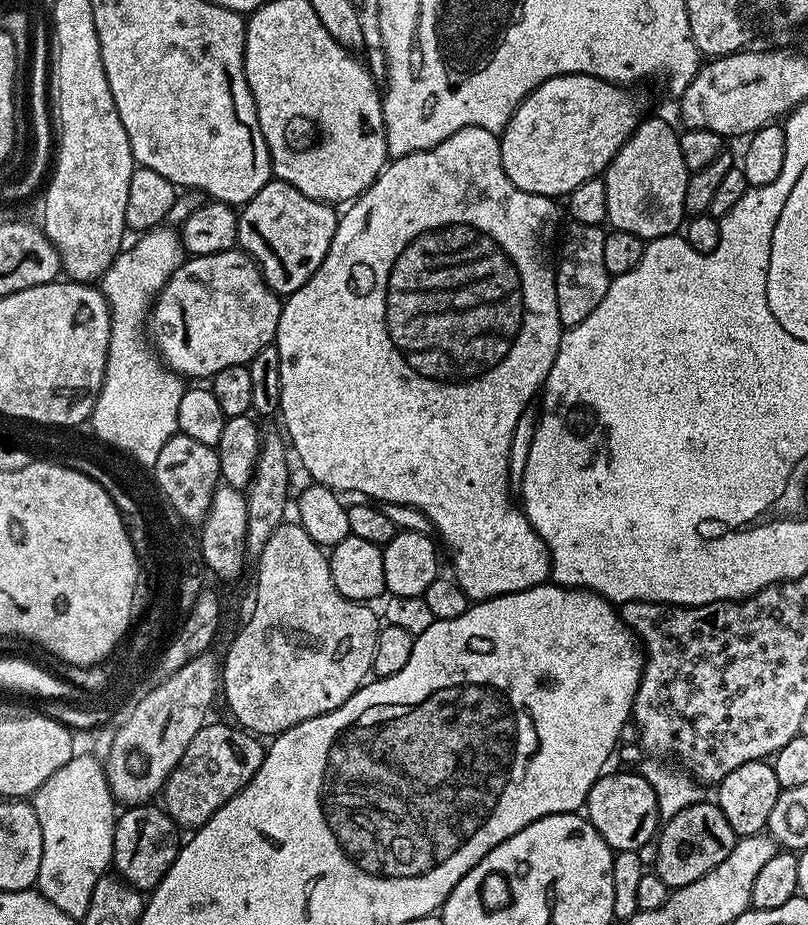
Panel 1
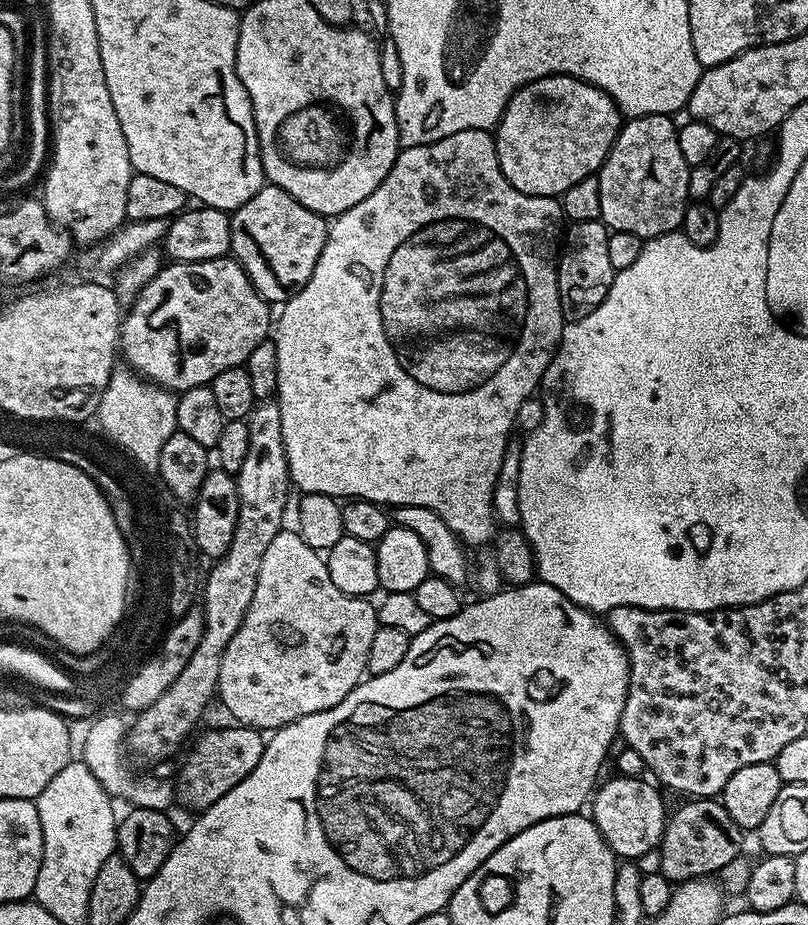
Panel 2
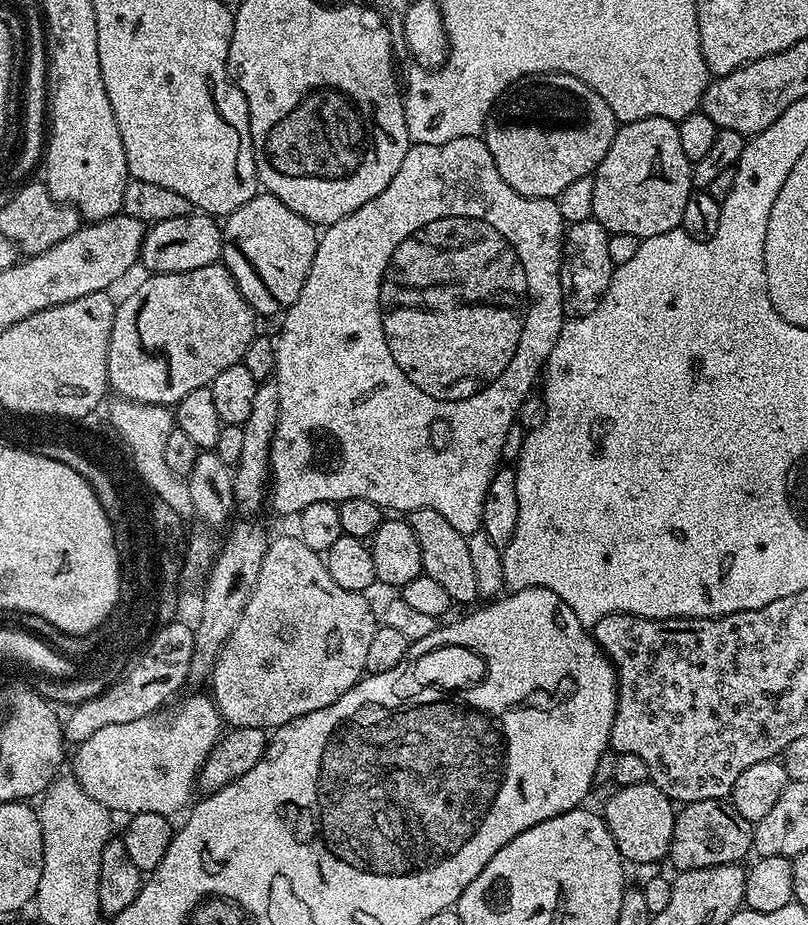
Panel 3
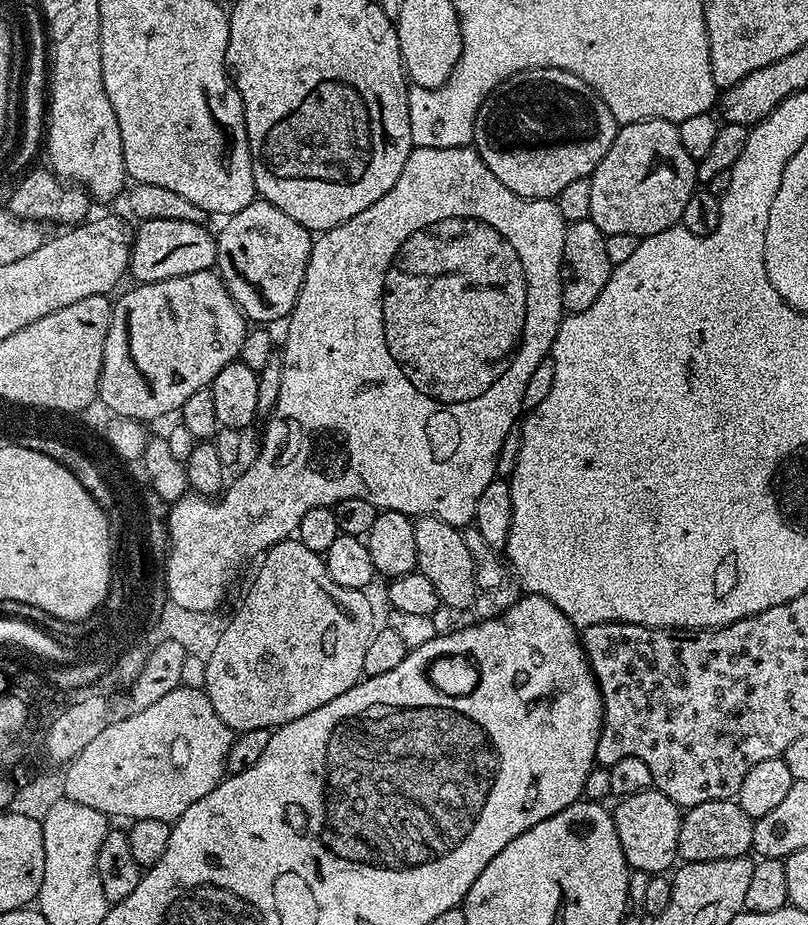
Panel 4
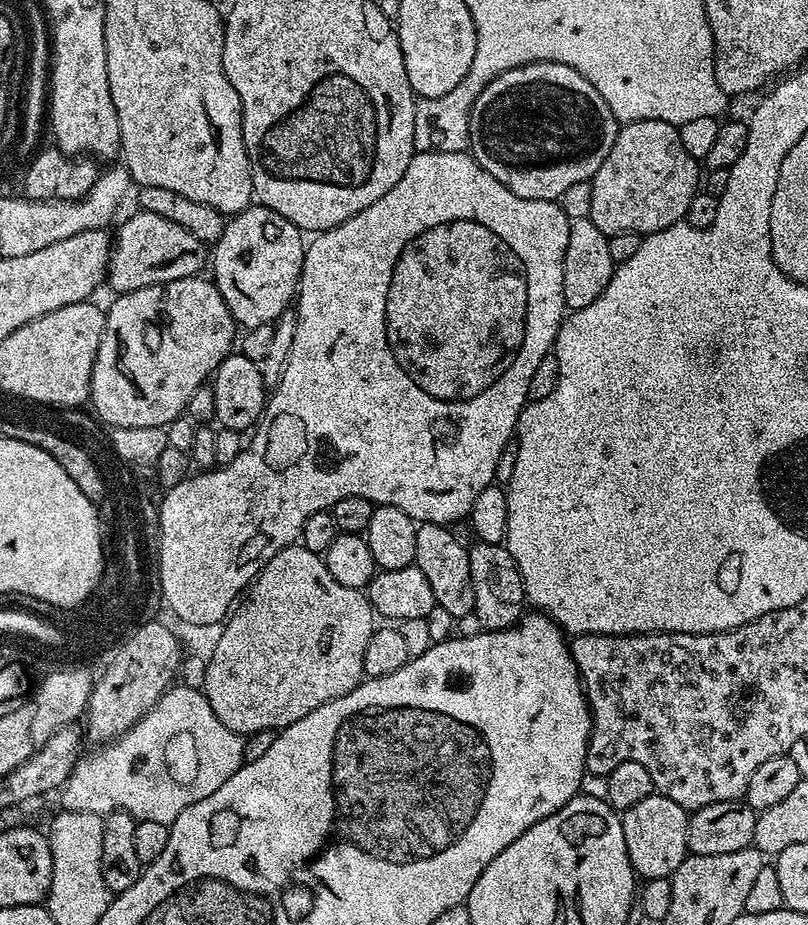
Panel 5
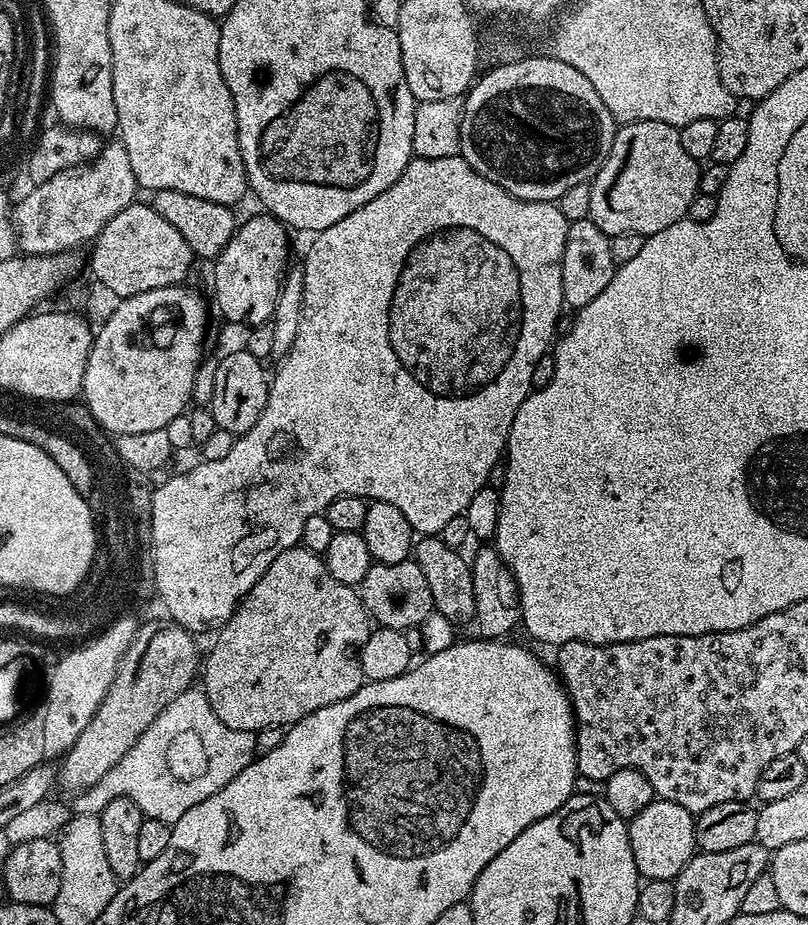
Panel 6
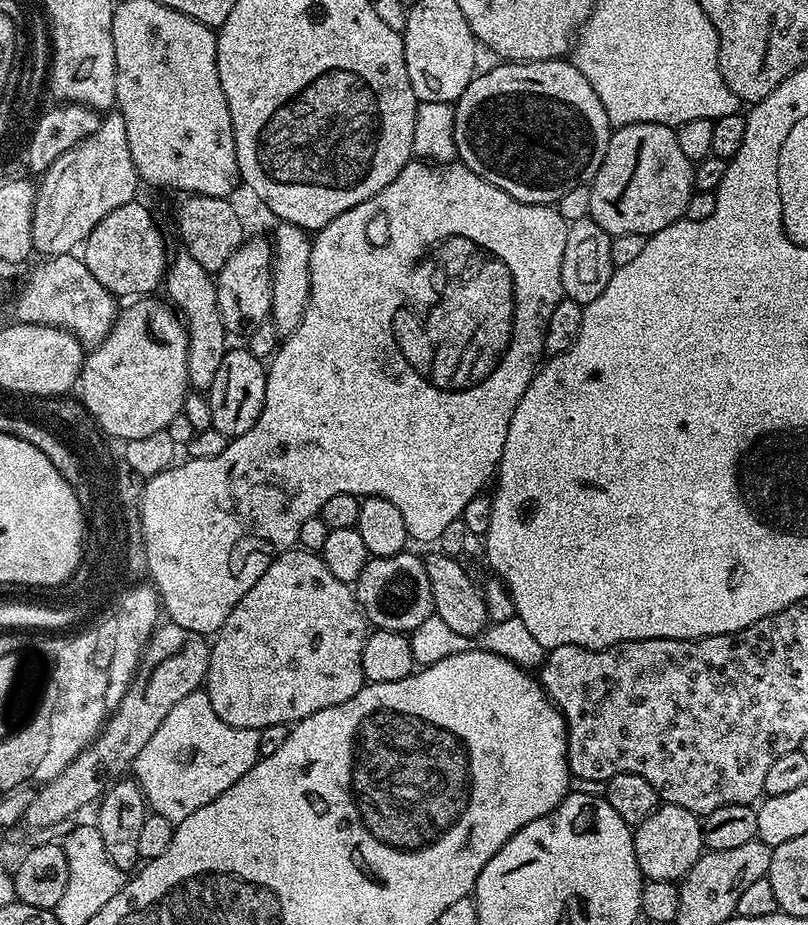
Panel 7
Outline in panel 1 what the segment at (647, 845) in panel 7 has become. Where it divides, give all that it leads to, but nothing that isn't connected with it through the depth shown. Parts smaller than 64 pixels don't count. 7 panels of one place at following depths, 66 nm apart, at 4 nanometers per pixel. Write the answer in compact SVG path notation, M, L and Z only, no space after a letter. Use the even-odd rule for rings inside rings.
M620 770L602 774L594 782L588 795L586 815L588 821L602 834L613 853L640 852L653 843L662 821L658 814L658 798L650 790L650 782L636 770Z

